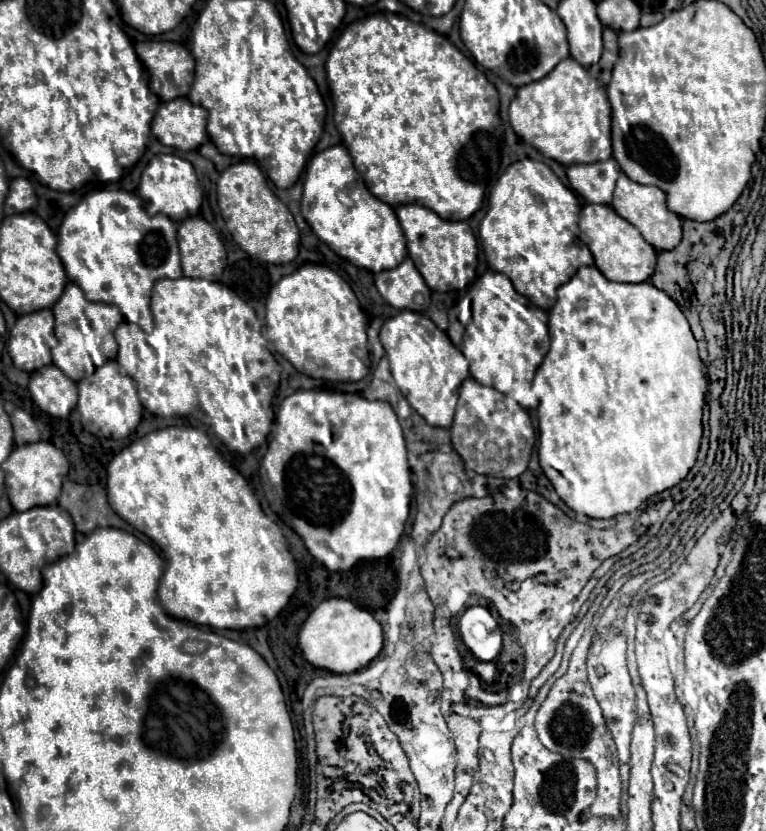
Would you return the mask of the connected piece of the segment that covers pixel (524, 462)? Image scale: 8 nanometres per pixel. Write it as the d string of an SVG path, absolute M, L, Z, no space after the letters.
M472 377L462 383L450 433L452 445L464 459L466 467L482 475L504 479L514 479L526 471L536 443L536 433L528 413L516 401L508 401L506 395L498 393L494 387L480 385Z

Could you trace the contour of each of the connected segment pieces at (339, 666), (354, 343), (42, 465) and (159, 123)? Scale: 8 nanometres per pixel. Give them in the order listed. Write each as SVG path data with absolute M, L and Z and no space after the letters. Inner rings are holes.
M330 597L324 599L298 631L298 645L304 653L304 659L314 667L332 671L332 673L354 673L366 667L382 649L382 627L366 611L356 607L348 599Z
M306 263L294 273L282 277L276 285L273 285L266 298L265 326L268 341L274 345L274 349L288 359L296 371L314 377L314 379L326 379L326 381L338 381L338 383L352 383L360 381L368 367L358 357L358 349L366 347L366 319L365 311L361 308L354 291L350 285L332 269L316 263Z
M38 441L14 447L10 457L2 463L2 471L6 473L6 493L10 497L12 507L16 511L28 511L38 505L54 505L60 495L62 483L68 475L68 469L70 469L68 459L52 443Z
M178 97L174 101L162 102L154 121L152 121L152 135L162 145L176 147L180 151L198 149L206 139L206 111L204 111L204 107L192 105L186 97Z

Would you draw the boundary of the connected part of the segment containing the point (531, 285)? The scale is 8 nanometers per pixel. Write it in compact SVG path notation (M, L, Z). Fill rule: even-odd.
M524 159L512 163L506 173L496 181L488 195L488 213L479 228L480 245L486 253L492 271L504 273L516 291L536 303L540 309L550 309L556 303L556 289L578 271L582 265L594 265L590 249L578 237L578 213L580 203L576 195L554 175L554 171L542 161Z

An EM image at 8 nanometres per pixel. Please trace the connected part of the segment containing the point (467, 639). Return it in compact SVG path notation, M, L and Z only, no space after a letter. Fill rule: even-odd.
M486 607L466 609L458 623L458 629L464 645L480 661L492 661L500 653L502 633Z

